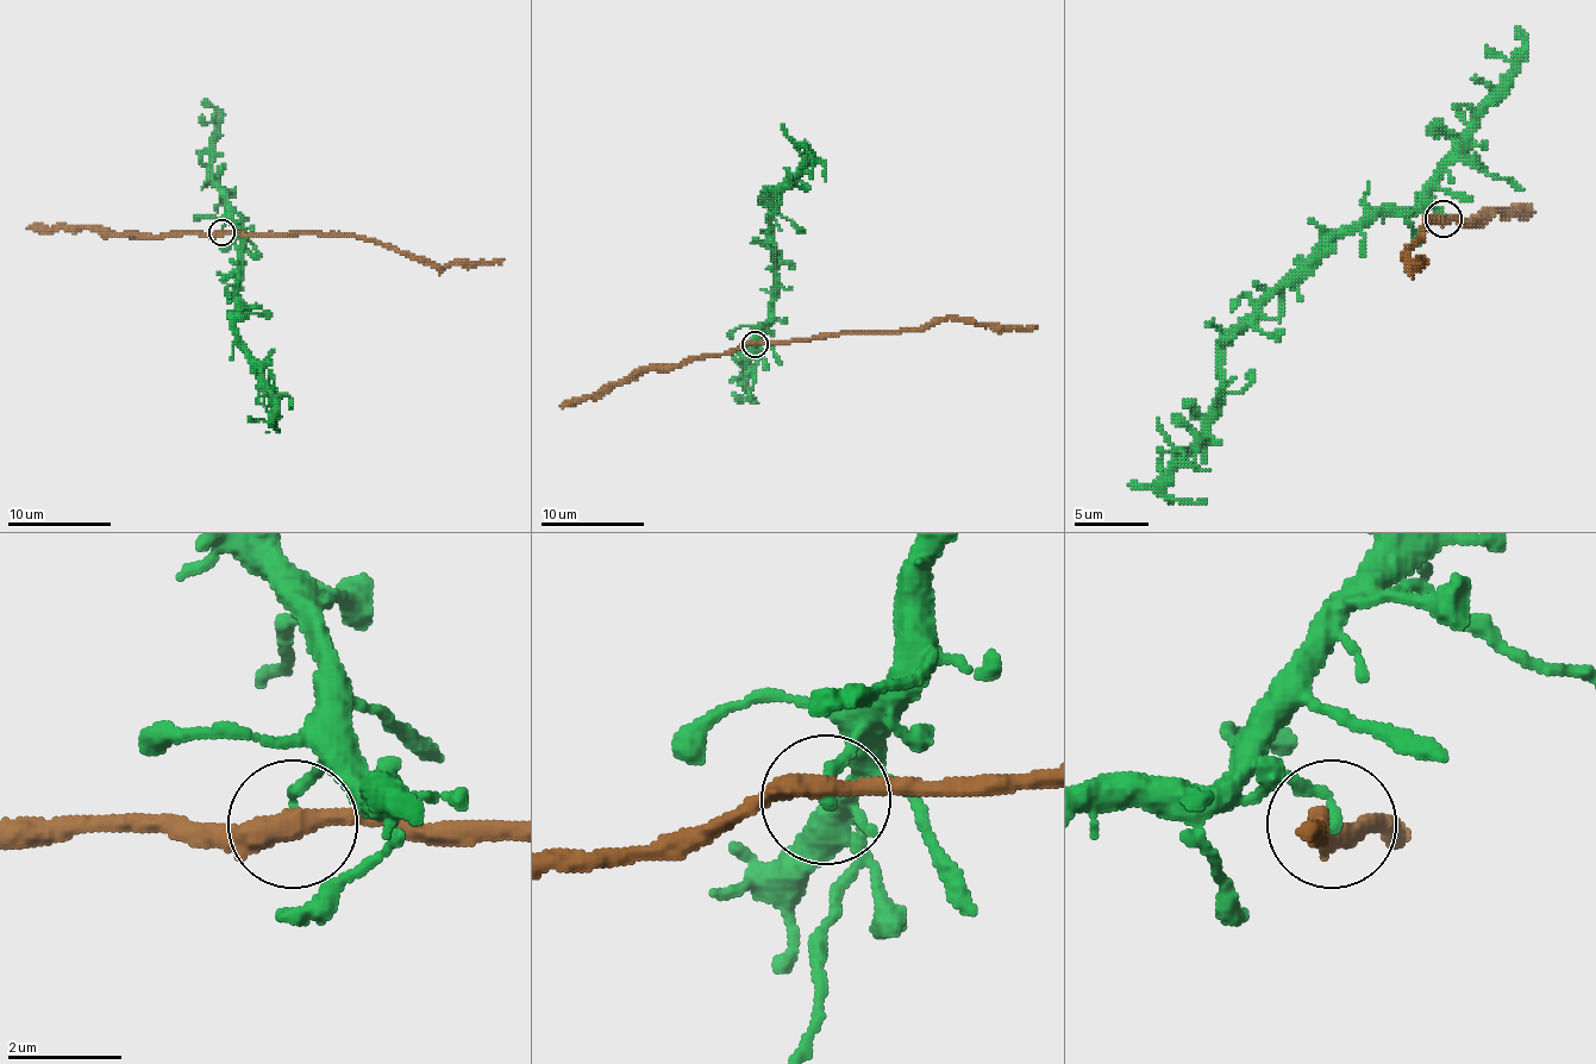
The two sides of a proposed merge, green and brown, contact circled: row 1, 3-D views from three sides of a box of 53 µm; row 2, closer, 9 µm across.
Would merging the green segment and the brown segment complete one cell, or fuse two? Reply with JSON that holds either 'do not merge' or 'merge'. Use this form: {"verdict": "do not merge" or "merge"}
{"verdict": "do not merge"}

